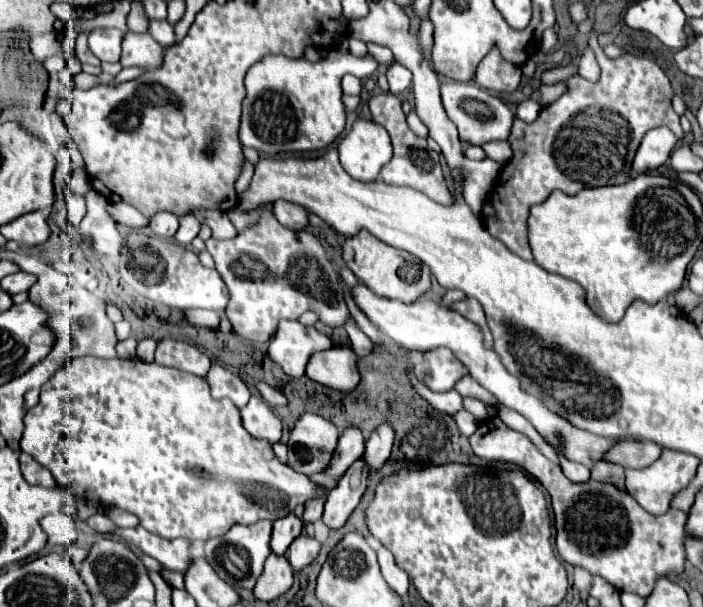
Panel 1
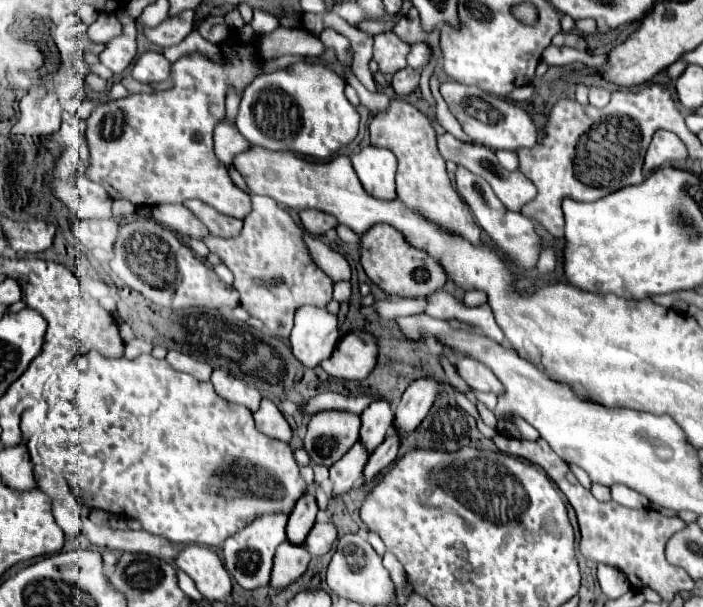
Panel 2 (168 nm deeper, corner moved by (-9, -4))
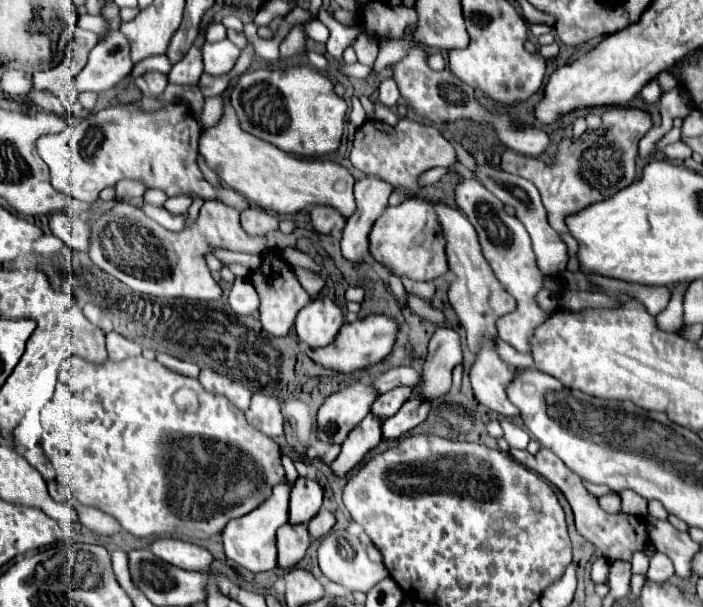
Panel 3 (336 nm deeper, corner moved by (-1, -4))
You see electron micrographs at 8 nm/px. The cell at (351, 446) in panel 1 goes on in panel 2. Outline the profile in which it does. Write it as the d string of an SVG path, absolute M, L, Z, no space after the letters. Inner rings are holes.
M379 399L379 401L373 401L363 413L361 413L361 437L359 439L365 439L365 447L369 447L371 451L383 443L385 435L387 435L387 429L393 427L393 409L391 409L391 403L387 399Z

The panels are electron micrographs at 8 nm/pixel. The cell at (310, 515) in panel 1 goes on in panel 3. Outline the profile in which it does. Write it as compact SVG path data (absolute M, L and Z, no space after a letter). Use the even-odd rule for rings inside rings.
M367 415L345 439L341 445L341 453L335 461L329 463L329 469L335 477L347 477L365 457L379 445L381 441L381 425L383 421Z

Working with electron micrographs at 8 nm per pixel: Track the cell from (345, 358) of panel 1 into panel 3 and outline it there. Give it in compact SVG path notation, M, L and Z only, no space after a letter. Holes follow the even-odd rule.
M369 315L365 319L357 319L355 323L345 323L333 343L309 351L309 357L321 367L327 367L339 373L353 373L385 359L395 343L395 335L397 335L397 323L393 319L383 315Z

